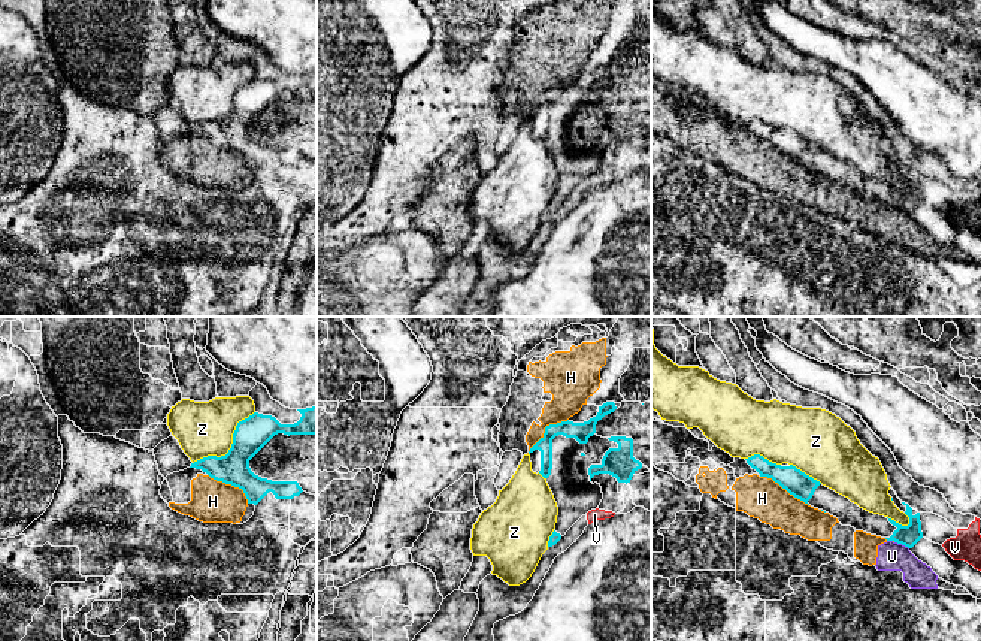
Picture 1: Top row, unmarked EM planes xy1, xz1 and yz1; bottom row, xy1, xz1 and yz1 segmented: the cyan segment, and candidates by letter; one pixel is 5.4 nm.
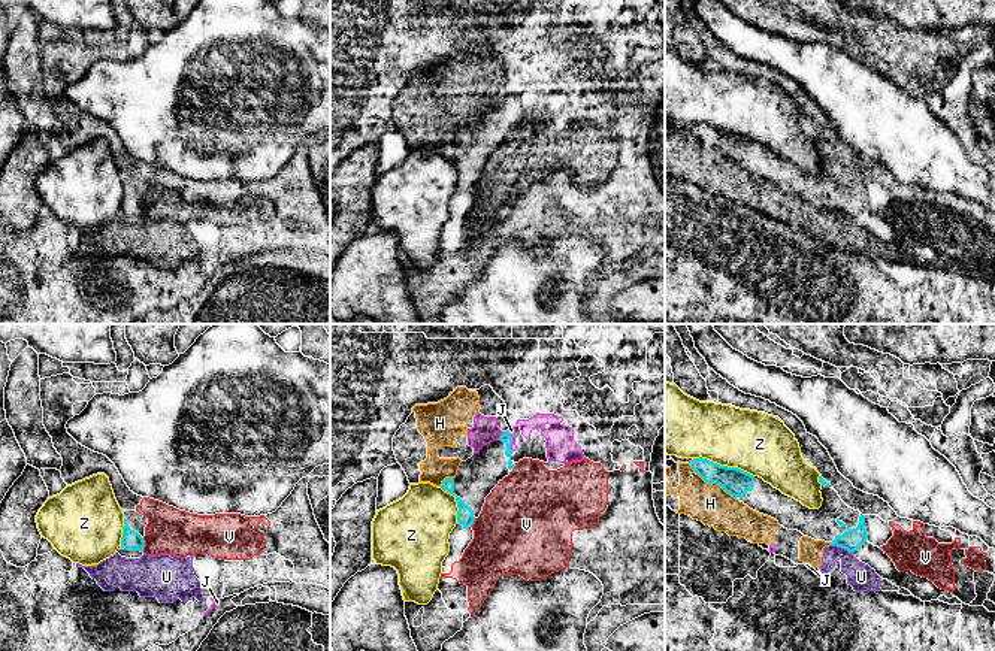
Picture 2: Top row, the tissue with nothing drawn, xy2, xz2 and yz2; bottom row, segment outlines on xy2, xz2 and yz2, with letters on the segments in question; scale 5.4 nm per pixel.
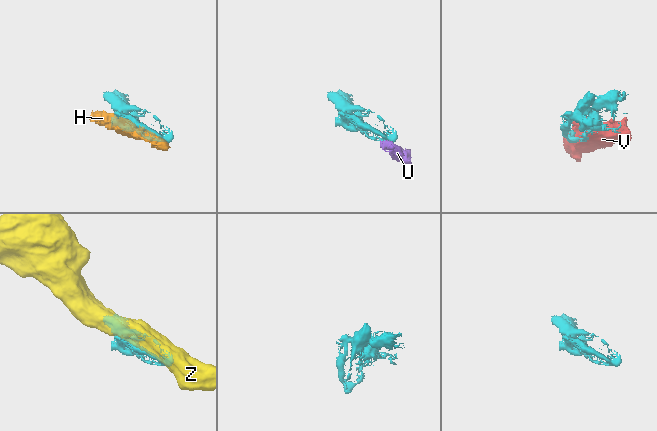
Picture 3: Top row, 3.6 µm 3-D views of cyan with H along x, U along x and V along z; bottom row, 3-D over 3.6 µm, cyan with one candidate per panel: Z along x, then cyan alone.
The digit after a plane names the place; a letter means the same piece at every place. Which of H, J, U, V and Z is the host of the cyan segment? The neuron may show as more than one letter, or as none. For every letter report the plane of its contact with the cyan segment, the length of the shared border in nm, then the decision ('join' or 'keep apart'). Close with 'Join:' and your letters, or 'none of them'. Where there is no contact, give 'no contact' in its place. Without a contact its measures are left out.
H: xz1 | 300 nm | keep apart
J: xz2 | 60 nm | keep apart
U: yz2 | 120 nm | keep apart
V: xy2 | 80 nm | join
Z: xy1 | 440 nm | keep apart
Join: V

